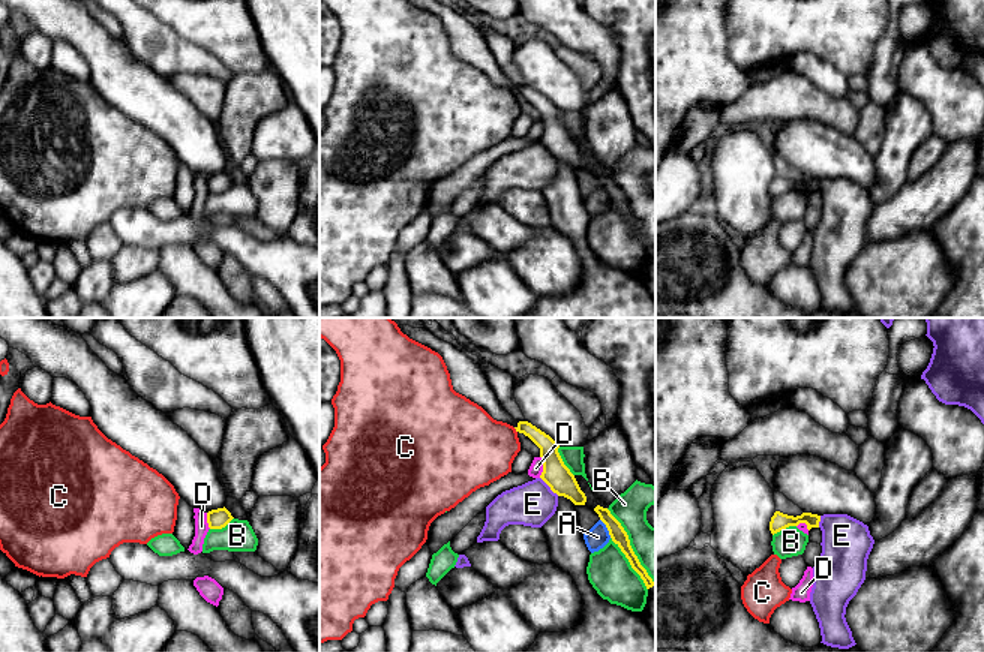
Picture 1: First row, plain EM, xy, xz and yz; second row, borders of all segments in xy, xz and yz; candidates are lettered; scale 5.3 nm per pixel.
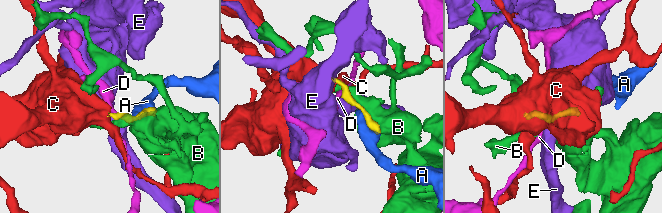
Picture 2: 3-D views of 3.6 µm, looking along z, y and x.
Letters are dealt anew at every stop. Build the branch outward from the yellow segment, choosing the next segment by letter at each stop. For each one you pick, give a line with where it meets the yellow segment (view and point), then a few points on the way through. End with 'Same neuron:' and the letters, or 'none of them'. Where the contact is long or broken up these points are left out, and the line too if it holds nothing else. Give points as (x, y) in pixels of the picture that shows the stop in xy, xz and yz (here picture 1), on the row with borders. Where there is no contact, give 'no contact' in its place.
Same neuron: none of them

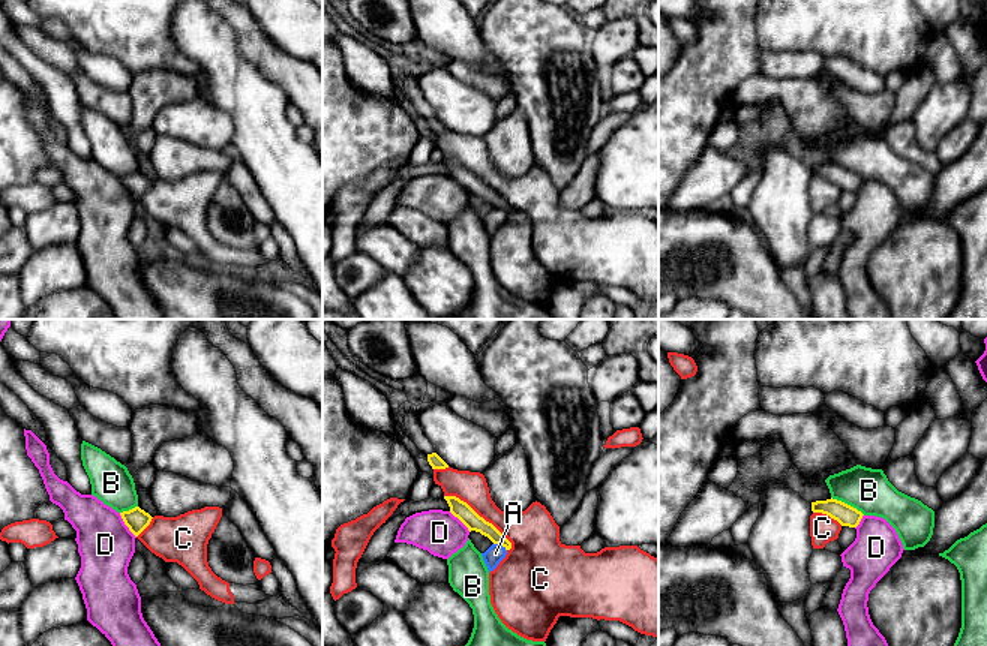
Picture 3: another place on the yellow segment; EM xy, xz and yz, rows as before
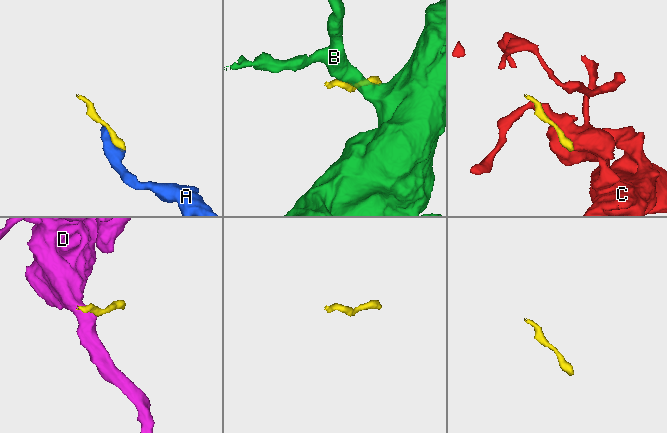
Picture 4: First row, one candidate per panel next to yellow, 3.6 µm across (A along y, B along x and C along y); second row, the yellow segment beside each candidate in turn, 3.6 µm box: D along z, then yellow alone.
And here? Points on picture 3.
Same neuron: none of them

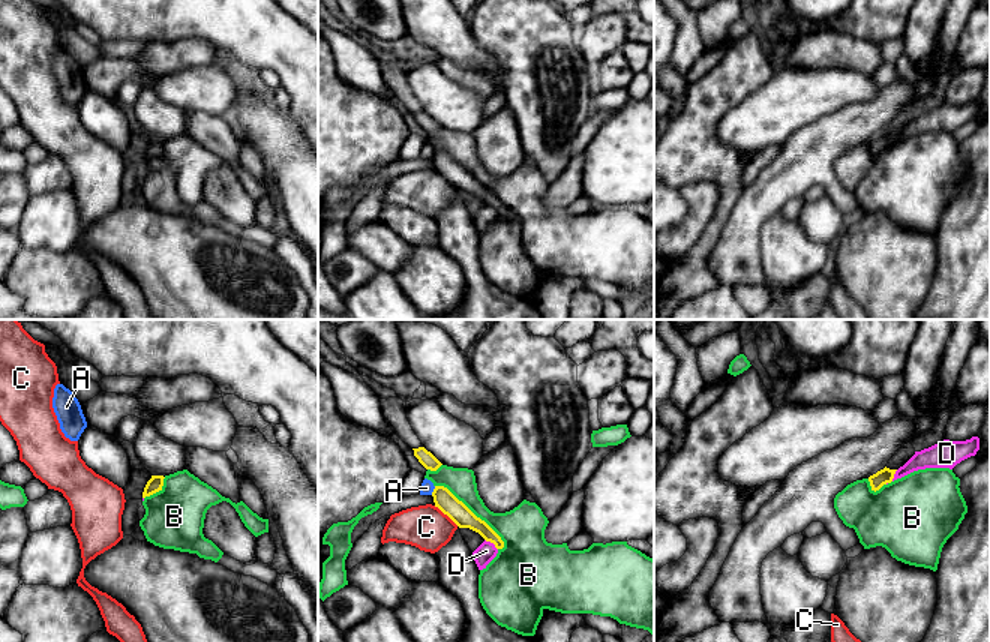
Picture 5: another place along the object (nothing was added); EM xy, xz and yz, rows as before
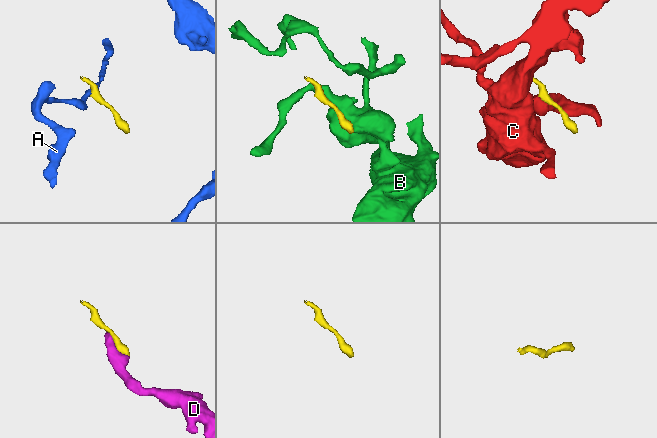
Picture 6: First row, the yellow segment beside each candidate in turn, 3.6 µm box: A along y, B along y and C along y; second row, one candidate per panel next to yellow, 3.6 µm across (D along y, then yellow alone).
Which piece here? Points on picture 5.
Same neuron: none of them

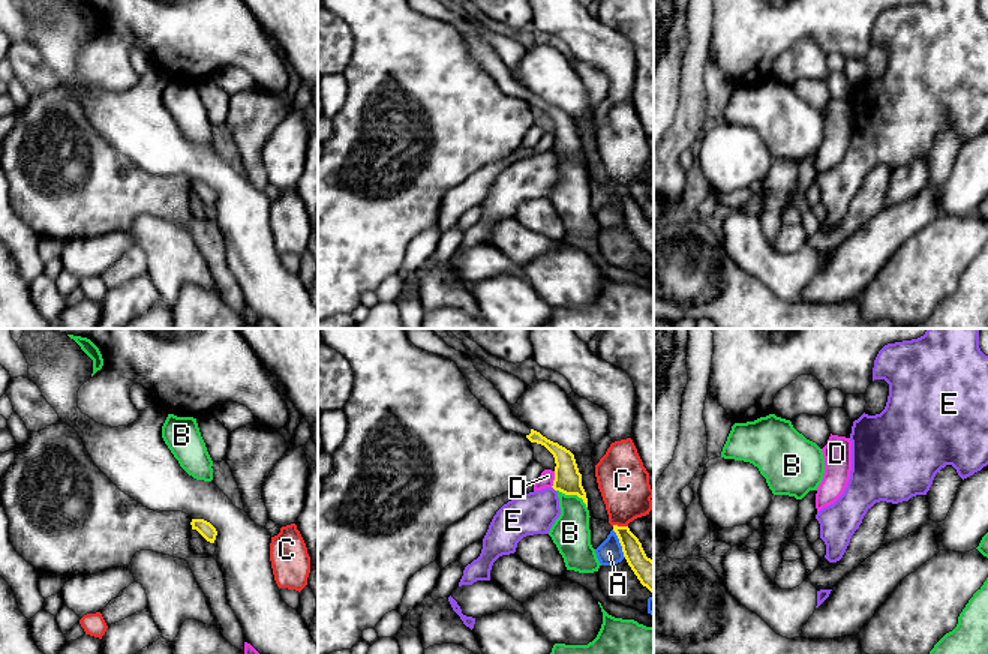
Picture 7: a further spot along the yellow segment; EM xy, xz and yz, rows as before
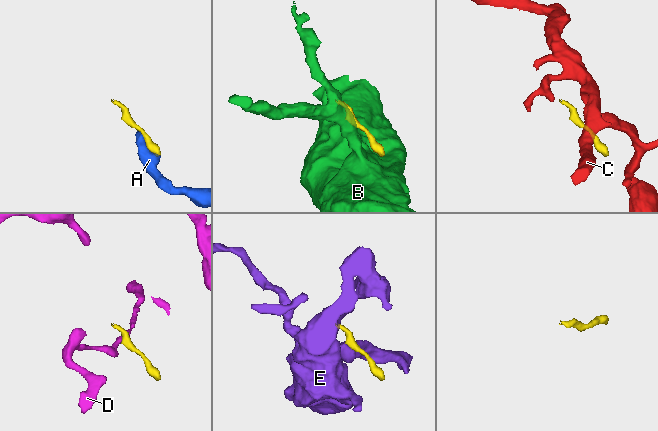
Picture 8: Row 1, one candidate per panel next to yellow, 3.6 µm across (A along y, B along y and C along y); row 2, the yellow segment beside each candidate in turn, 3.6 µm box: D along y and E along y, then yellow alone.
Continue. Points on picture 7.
Same neuron: none of them

